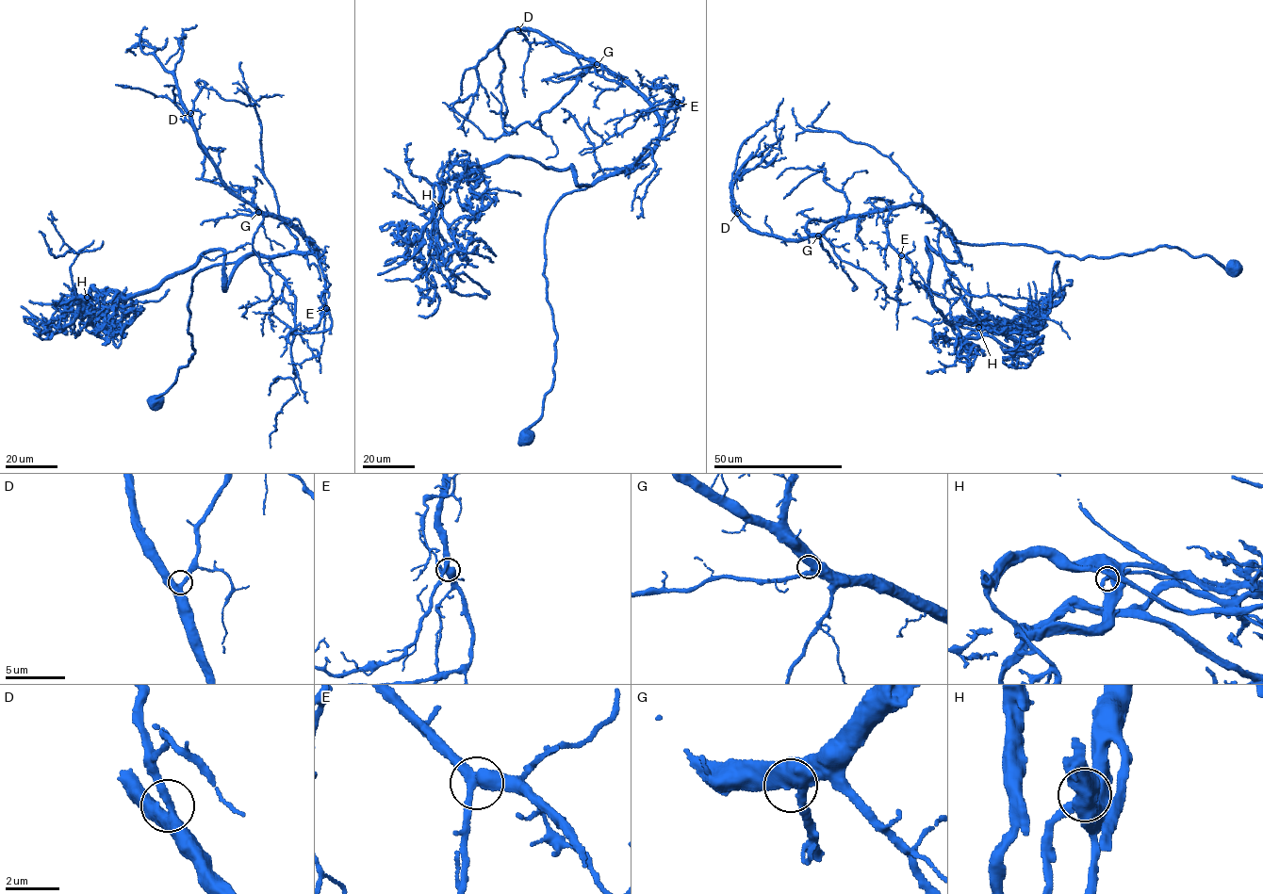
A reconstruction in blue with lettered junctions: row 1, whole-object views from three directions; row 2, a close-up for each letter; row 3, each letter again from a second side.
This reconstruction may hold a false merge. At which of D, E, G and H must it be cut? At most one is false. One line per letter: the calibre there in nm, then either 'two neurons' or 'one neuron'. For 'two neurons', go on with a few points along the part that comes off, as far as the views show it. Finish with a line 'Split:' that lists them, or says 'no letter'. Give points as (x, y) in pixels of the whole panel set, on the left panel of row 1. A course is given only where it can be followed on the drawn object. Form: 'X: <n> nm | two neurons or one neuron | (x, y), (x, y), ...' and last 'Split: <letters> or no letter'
D: 360 nm | one neuron
E: 400 nm | one neuron
G: 480 nm | one neuron
H: 440 nm | one neuron
Split: no letter

